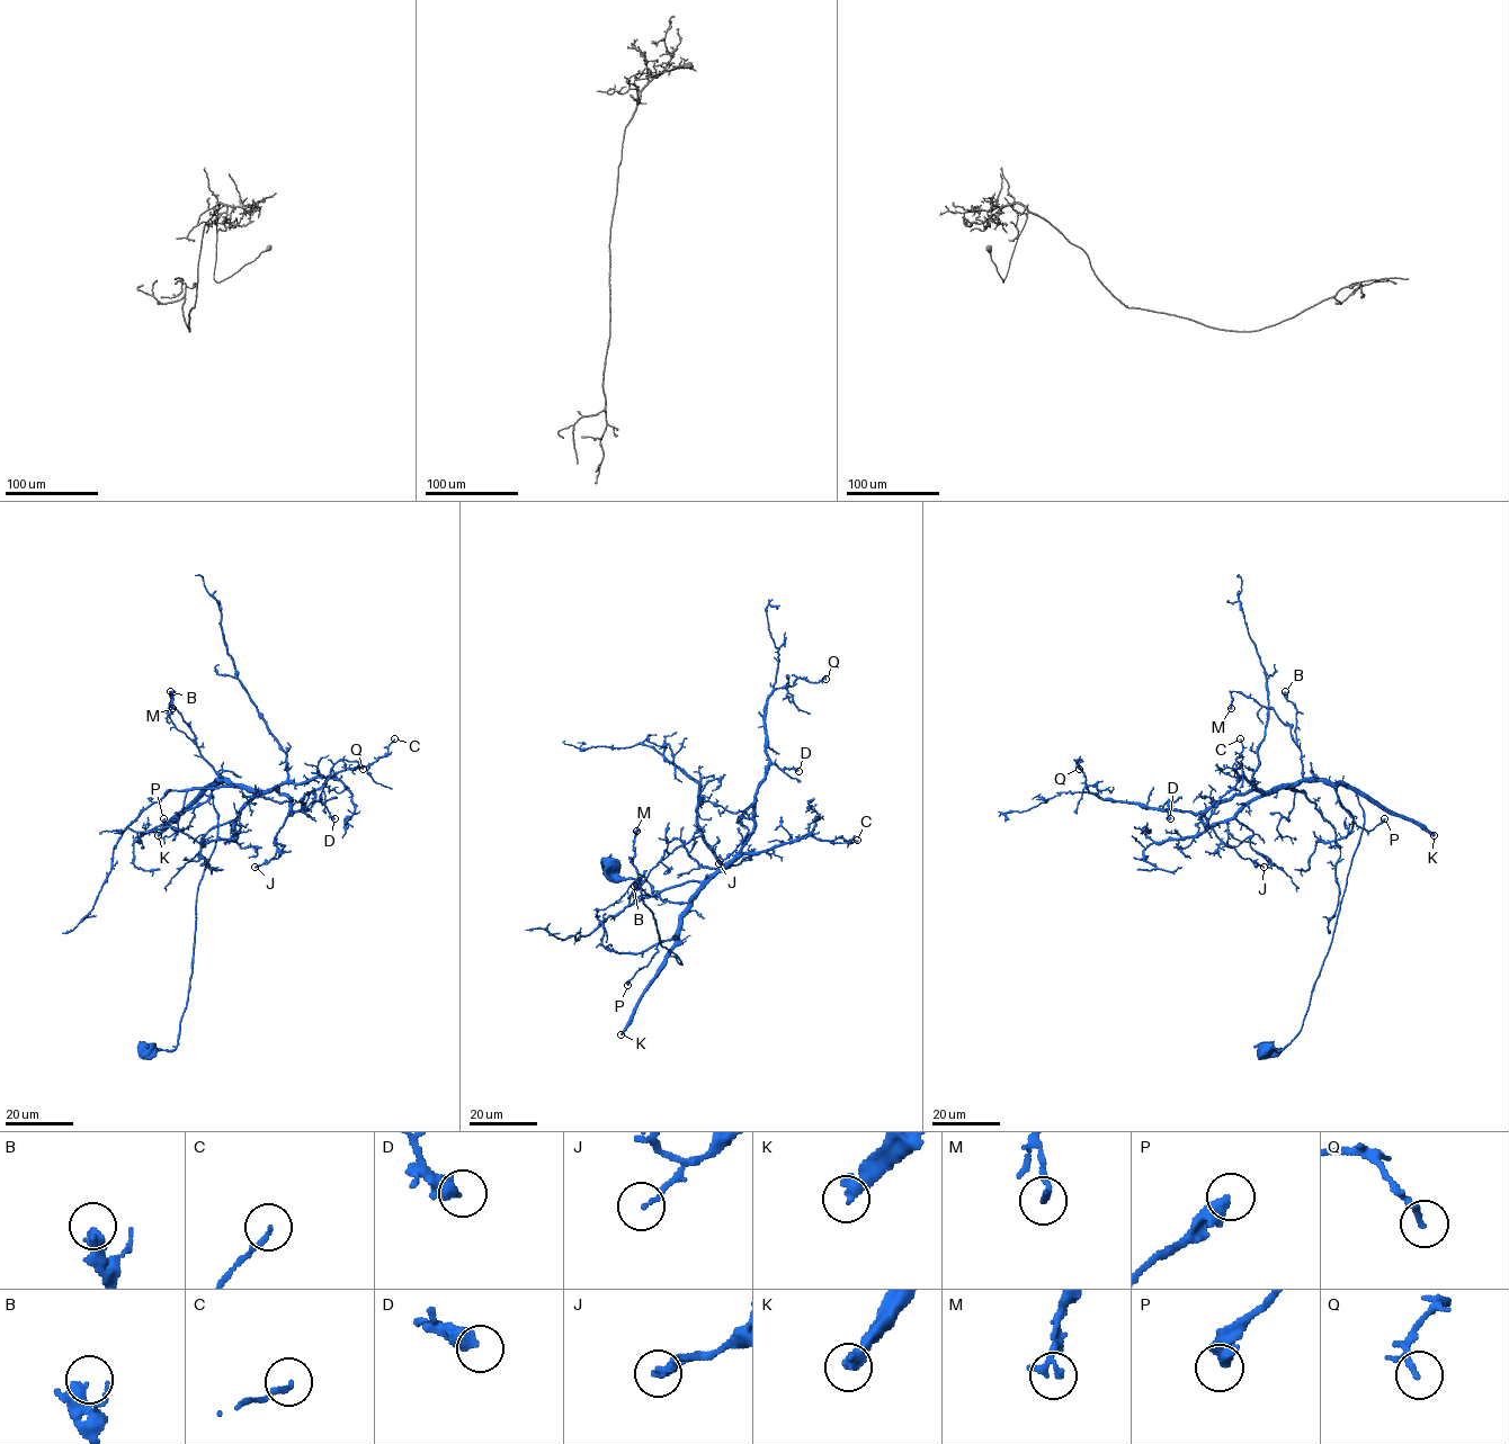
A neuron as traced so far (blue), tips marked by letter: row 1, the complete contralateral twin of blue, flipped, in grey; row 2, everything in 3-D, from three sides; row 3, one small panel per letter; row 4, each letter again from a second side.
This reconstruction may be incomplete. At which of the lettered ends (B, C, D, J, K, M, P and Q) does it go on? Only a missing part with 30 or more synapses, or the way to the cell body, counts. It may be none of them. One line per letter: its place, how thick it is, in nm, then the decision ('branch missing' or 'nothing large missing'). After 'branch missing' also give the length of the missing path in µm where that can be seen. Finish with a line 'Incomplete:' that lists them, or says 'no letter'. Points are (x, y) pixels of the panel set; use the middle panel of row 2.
B: (634, 886) | 460 nm | nothing large missing
C: (857, 840) | 150 nm | nothing large missing
D: (798, 771) | 480 nm | nothing large missing
J: (719, 863) | 120 nm | nothing large missing
K: (621, 1034) | 480 nm | branch missing | 500 µm
M: (636, 831) | 130 nm | nothing large missing
P: (627, 985) | 460 nm | nothing large missing
Q: (826, 679) | 110 nm | nothing large missing
Incomplete: K

